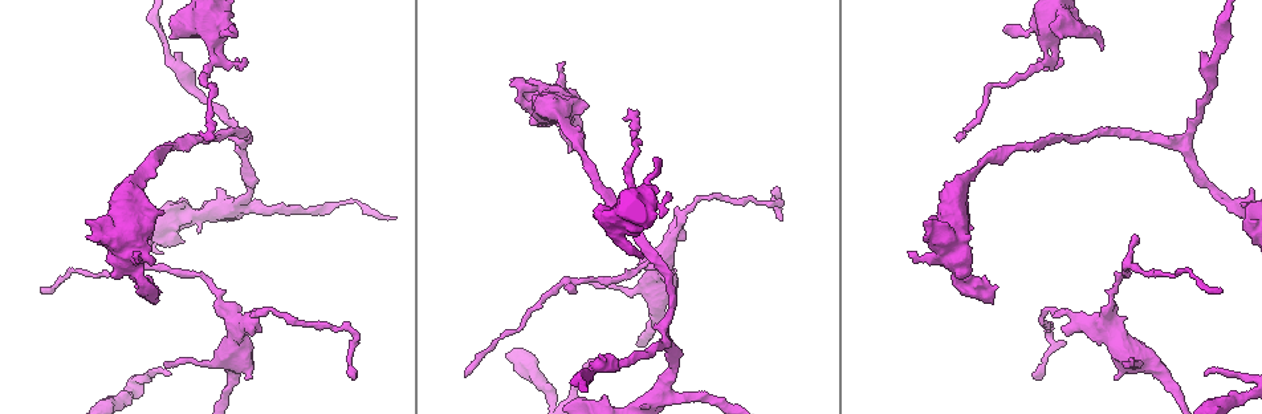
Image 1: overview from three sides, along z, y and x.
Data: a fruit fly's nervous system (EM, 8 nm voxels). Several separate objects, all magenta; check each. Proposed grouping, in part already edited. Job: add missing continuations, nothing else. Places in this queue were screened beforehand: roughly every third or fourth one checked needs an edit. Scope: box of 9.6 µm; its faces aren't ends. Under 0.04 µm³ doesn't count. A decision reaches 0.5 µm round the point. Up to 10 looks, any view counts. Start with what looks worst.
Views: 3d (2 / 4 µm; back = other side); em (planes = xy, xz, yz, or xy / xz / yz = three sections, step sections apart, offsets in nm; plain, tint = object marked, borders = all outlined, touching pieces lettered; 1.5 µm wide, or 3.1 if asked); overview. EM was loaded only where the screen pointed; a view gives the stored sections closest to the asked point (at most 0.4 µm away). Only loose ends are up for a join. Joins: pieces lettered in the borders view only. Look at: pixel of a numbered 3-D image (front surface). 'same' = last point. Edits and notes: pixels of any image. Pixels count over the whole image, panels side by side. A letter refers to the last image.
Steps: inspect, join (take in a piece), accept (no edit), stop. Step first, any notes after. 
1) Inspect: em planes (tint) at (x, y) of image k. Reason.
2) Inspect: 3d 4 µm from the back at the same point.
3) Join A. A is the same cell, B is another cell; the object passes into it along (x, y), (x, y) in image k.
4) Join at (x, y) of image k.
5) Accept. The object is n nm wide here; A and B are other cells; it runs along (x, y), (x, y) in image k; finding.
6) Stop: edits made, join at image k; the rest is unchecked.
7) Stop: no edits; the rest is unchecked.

Inspect: em planes (borders) at (779, 188) of image 1. Long arm stops here.

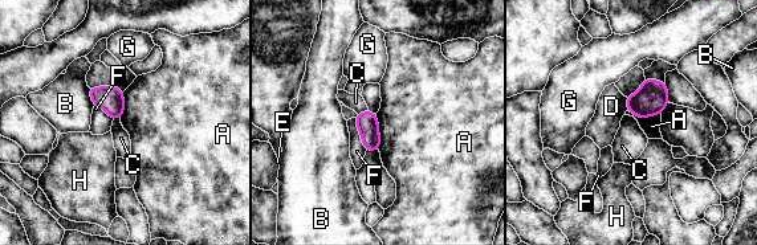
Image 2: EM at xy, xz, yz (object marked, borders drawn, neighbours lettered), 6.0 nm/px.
Accept. A, B, C, D, E, F, G and H are other cells; a border runs along (375, 114), (379, 150) in image 2; no lettered piece goes on from it.

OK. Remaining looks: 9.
Inspect: 3d 4 µm at (170, 372) of image 1. Branch stops here.

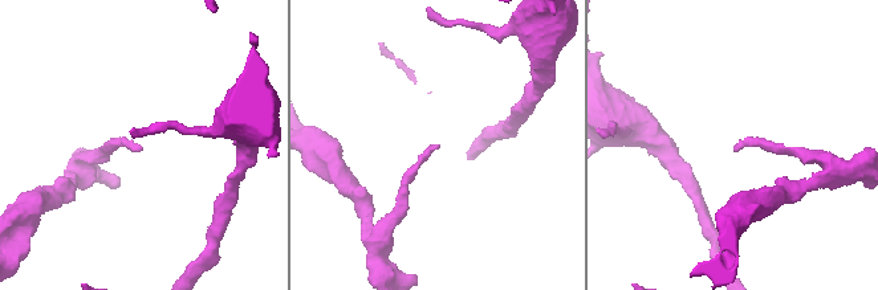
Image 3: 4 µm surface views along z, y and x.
Inspect: em planes (tint) at (736, 145) of image 3. Now the EM.

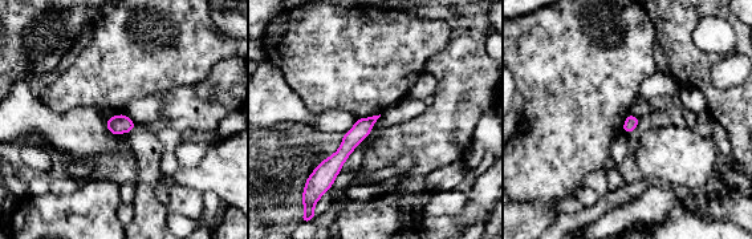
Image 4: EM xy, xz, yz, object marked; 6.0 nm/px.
Inspect: em planes (borders) at the same point. See the neighbours.

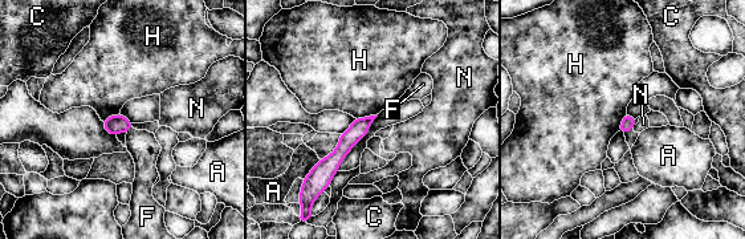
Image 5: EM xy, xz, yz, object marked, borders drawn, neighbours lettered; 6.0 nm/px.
Accept. A, C, F, H and N are other cells; no lettered piece goes on from it.

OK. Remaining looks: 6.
Inspect: em planes (borders) at (564, 61) of image 1. Branch stops here.

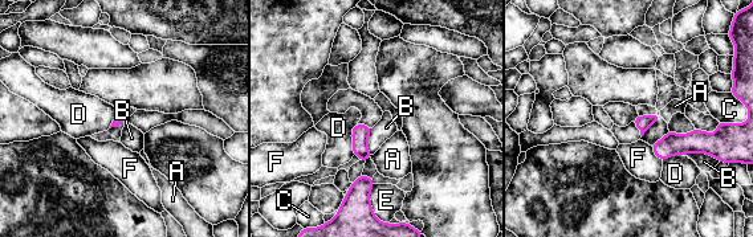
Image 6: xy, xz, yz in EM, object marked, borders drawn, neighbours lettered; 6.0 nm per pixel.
Accept. A, B, C, D, E and F are other cells; a border runs along (357, 123), (351, 130), (354, 154) in image 6; none of them fits.

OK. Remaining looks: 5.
Inspect: em xy step 8 (tint) at (1135, 235) of image 1. Thin end.

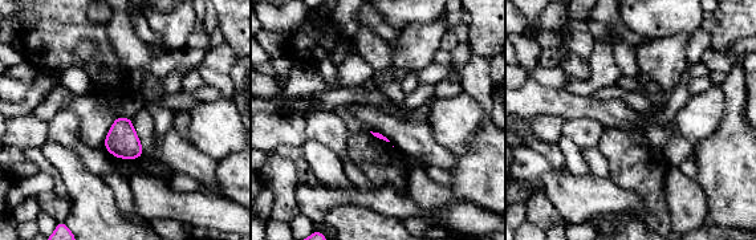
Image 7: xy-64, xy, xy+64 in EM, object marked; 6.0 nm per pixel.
Inspect: em planes (borders) at the same point. Another direction.

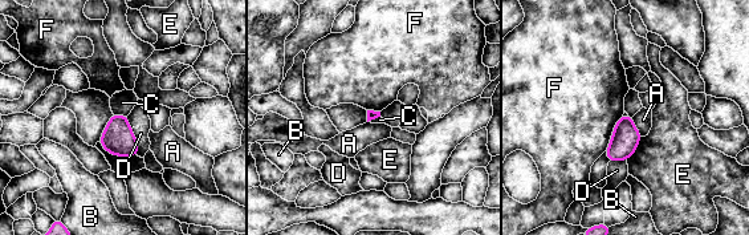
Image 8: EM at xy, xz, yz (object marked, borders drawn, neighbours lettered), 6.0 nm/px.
Accept. A, B, C, D, E and F are other cells; a border runs along (113, 113), (126, 117) in image 8; none of them fits.

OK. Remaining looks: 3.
Stop: no edits; the rest is unchecked.

